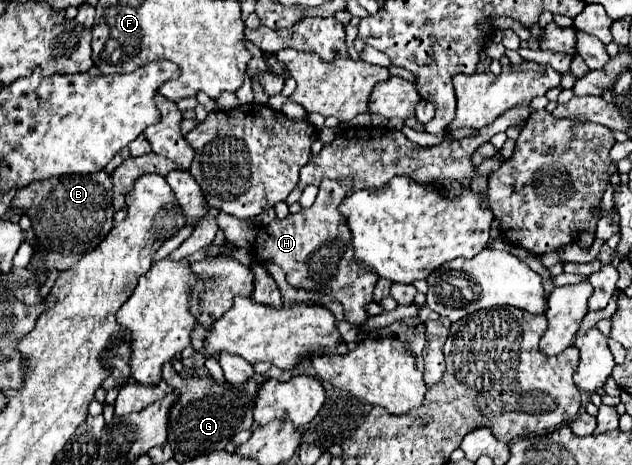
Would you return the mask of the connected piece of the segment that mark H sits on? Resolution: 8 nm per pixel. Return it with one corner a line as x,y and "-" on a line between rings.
353,178
323,180
311,208
301,210
299,214
289,214
283,220
273,220
267,228
261,228
255,238
255,254
283,268
291,286
333,296
343,304
347,322
363,324
367,320
365,306
373,302
373,288
379,276
371,274
371,270
363,270
363,266
355,262
351,230
347,230
347,222
343,222
343,214
339,214
339,204
351,188

